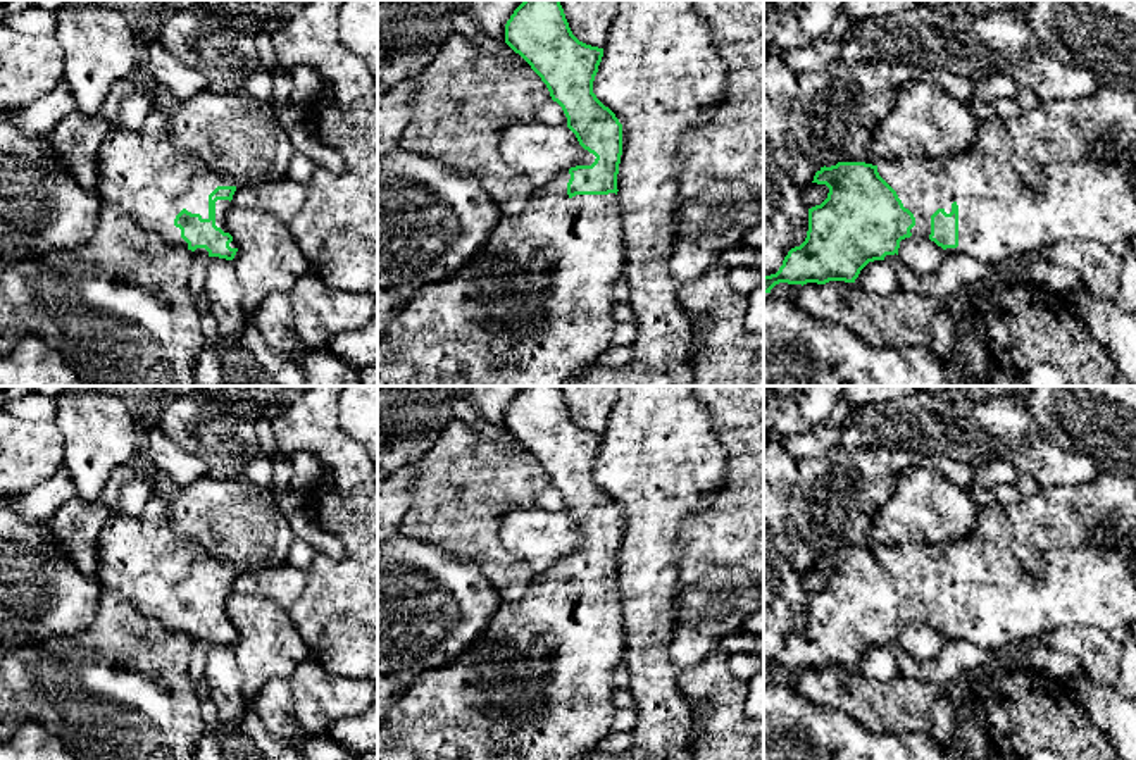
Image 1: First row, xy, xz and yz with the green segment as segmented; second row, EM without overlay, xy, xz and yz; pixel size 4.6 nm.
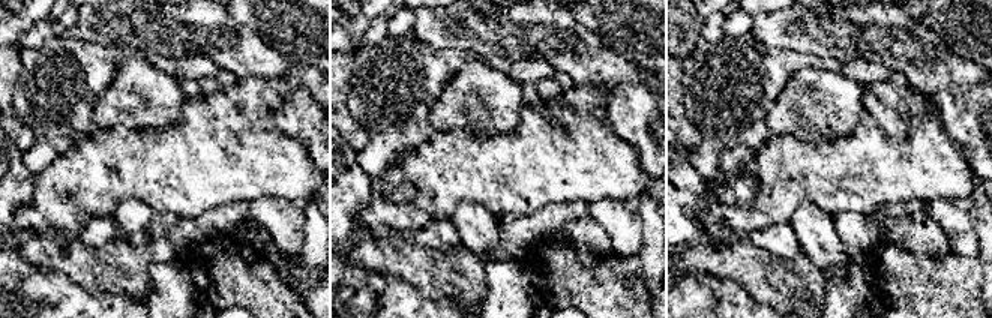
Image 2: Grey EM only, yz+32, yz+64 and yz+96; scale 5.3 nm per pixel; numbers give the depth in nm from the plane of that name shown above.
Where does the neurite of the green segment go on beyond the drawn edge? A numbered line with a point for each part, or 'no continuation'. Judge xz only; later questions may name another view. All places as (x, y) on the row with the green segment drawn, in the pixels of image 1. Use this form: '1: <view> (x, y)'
1: xz (533, 307)

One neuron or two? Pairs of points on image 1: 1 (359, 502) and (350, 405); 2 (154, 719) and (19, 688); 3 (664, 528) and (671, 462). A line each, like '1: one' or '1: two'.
1: two
2: one
3: one

